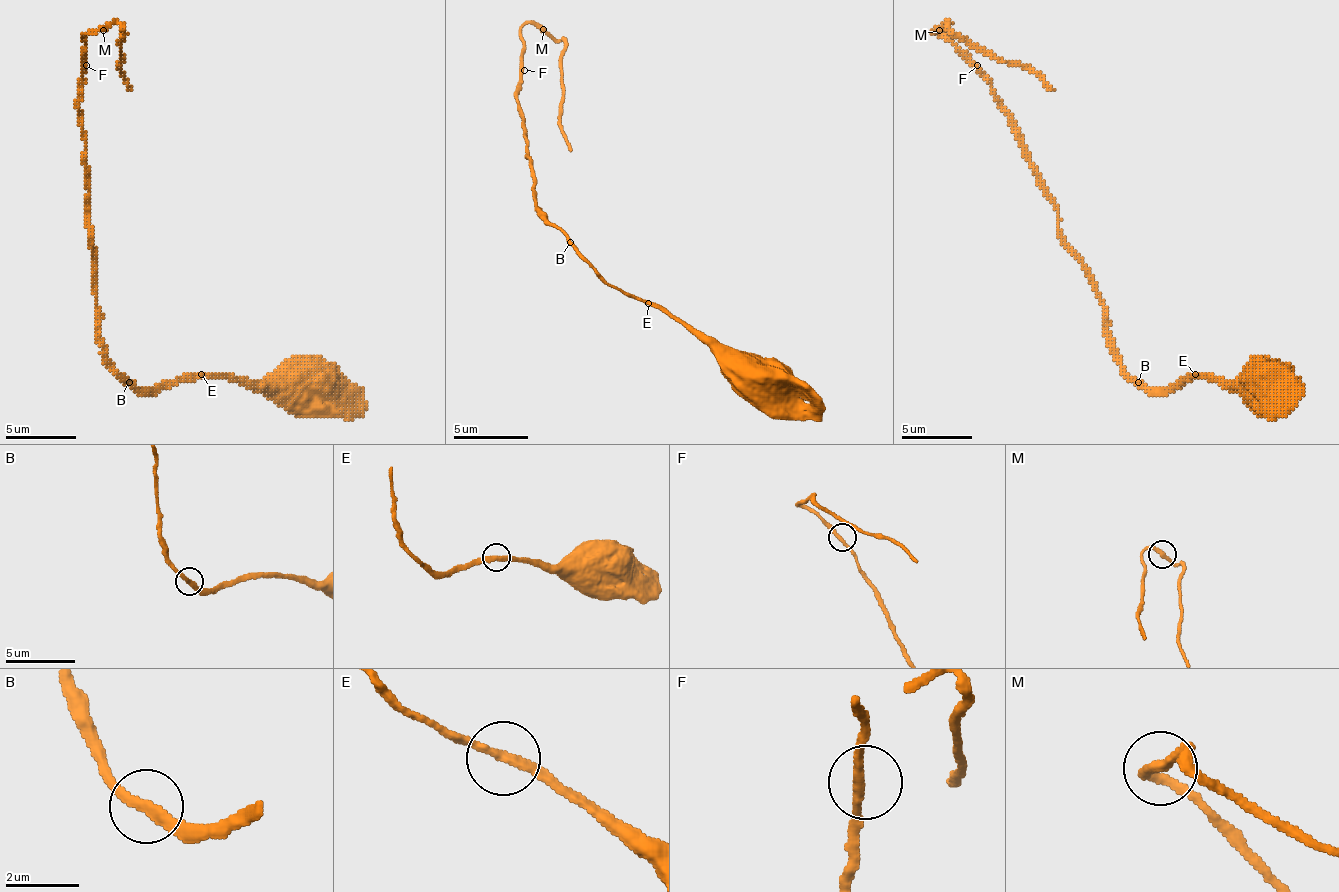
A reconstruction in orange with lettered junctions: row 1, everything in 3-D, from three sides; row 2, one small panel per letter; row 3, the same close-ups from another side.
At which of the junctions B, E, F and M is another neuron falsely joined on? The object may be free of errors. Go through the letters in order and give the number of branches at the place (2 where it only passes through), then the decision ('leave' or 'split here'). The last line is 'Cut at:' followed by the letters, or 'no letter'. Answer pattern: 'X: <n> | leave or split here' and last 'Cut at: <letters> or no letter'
B: 2 | leave
E: 2 | leave
F: 2 | leave
M: 2 | leave
Cut at: no letter

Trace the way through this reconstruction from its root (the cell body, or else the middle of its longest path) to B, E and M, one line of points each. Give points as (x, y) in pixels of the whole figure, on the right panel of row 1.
B: (1272, 378), (1275, 367), (1254, 367), (1237, 381), (1184, 378), (1167, 388), (1146, 388), (1139, 381)
E: (1272, 378), (1275, 367), (1254, 367), (1237, 381), (1216, 381), (1195, 374)
M: (1272, 378), (1142, 388), (1121, 367), (1012, 114), (939, 30)

